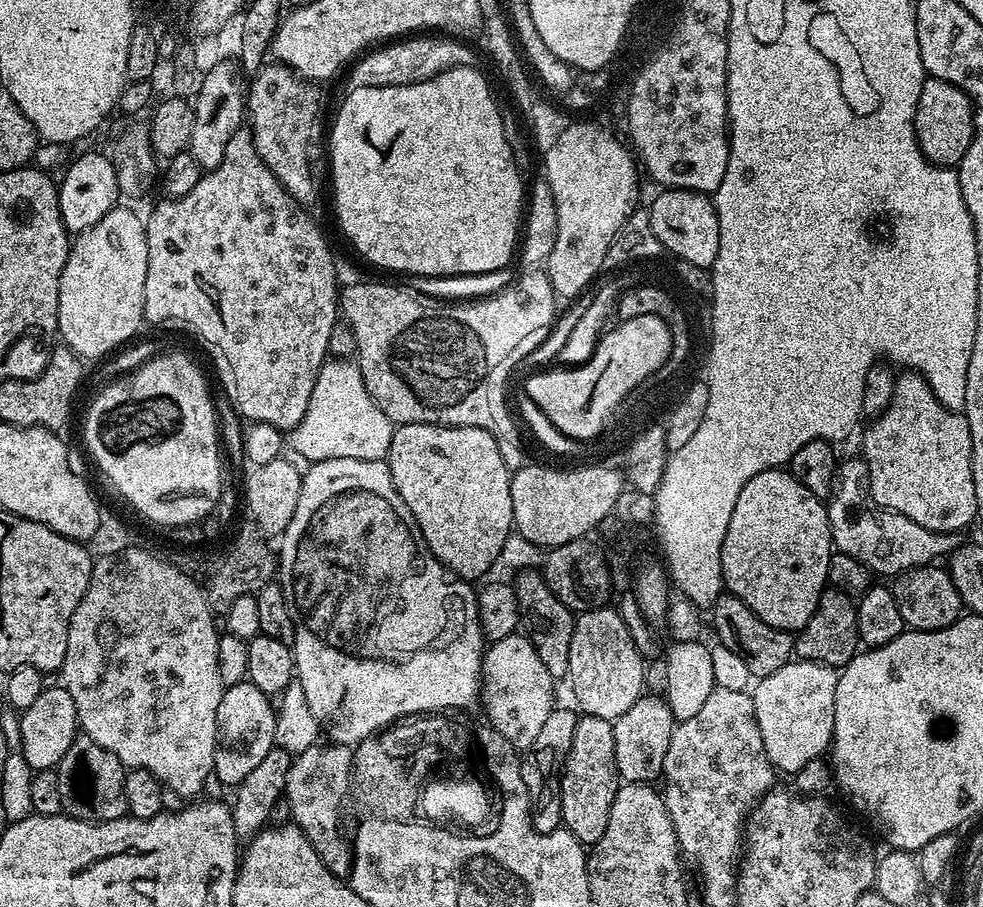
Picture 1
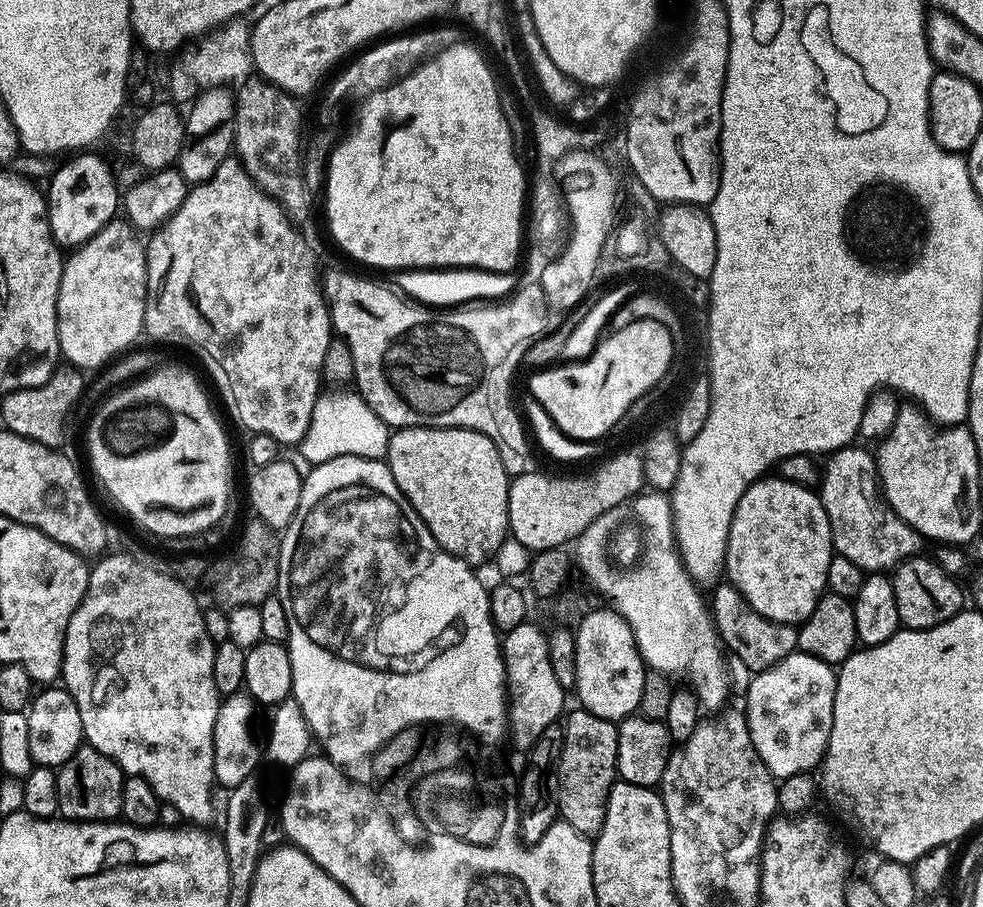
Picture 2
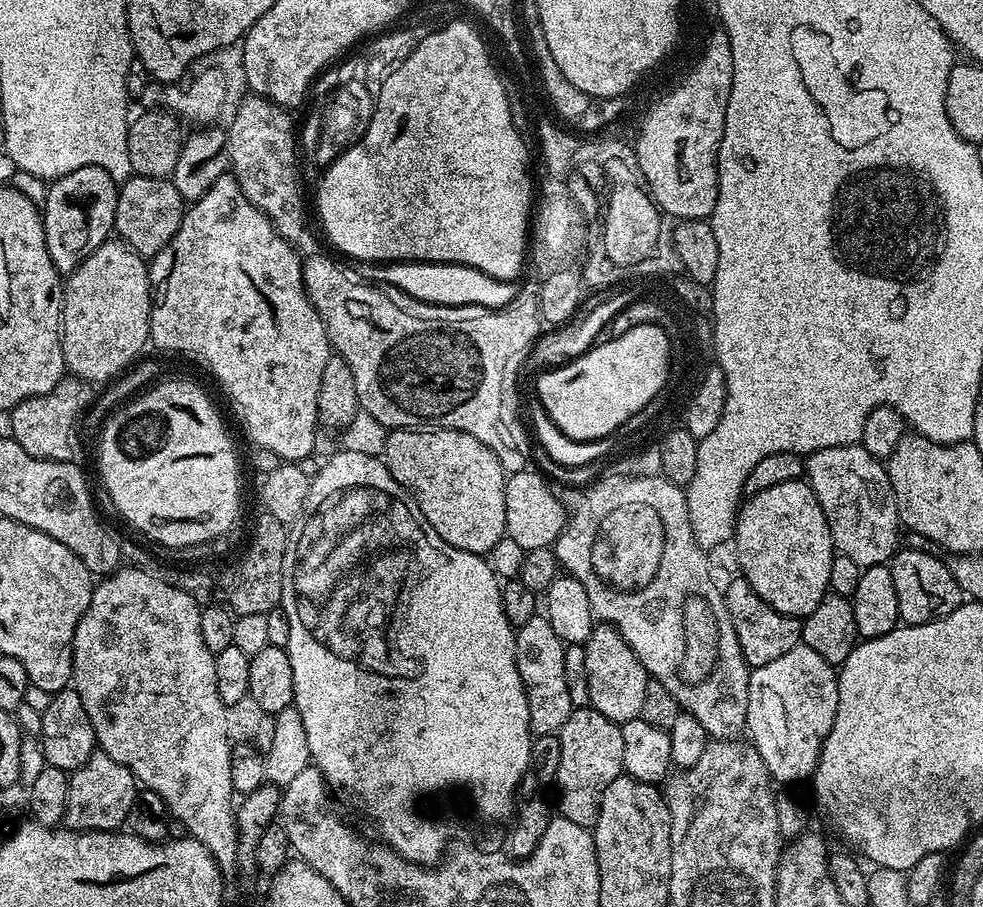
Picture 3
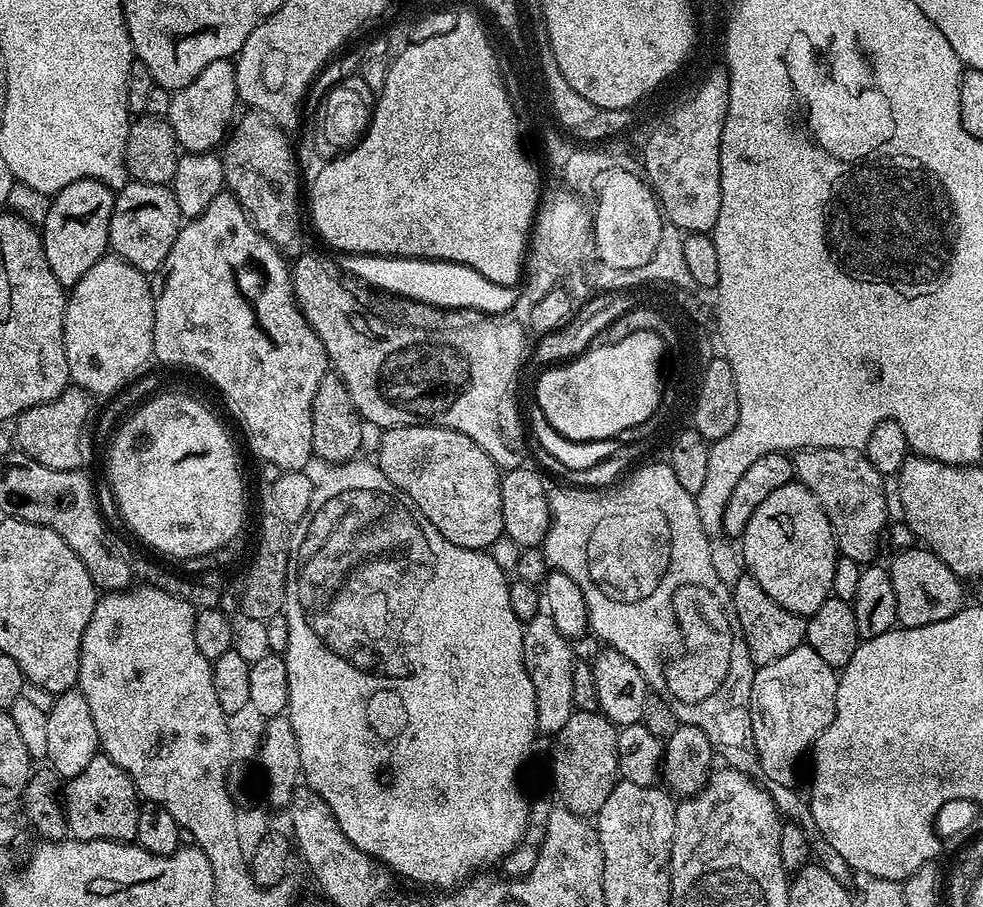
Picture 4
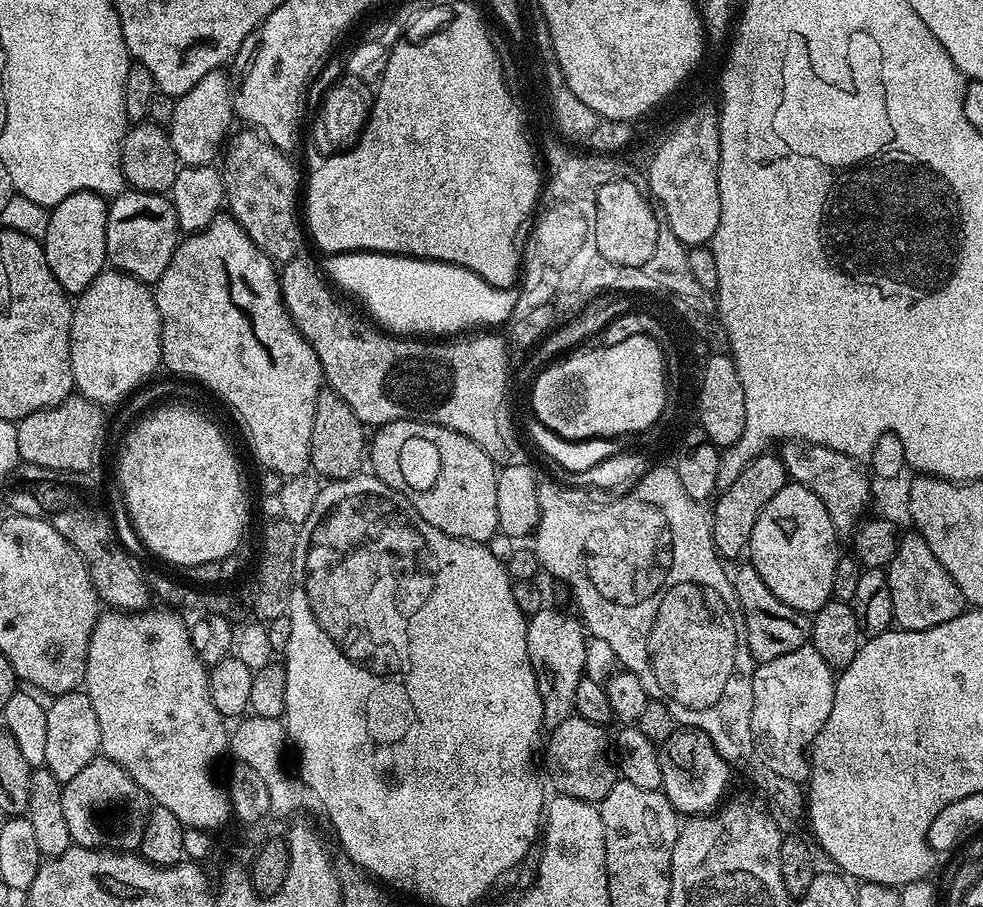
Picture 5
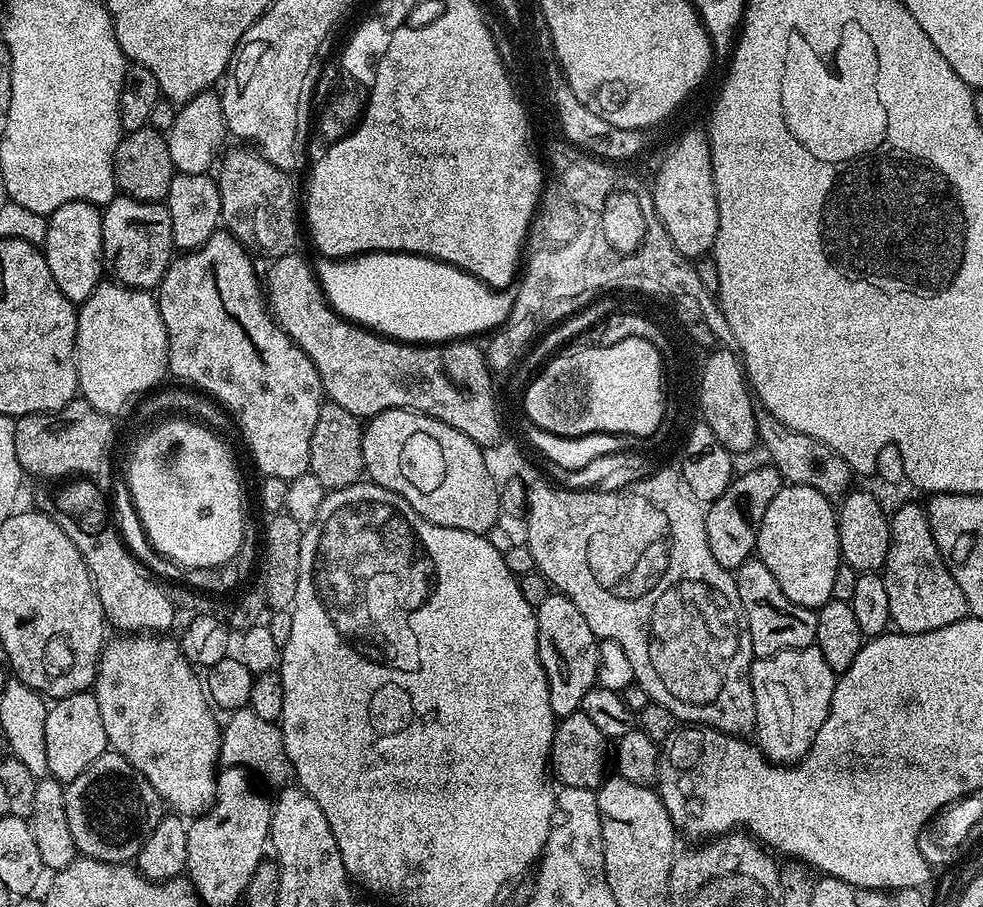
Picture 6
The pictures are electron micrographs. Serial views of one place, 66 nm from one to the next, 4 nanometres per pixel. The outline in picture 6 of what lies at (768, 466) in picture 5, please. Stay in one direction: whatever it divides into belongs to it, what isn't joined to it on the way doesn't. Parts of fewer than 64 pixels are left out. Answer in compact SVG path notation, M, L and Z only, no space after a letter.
M775 467L752 468L741 476L739 473L728 489L707 505L704 514L706 538L710 542L710 554L714 554L718 566L735 570L755 553L756 531L766 514L766 506L774 502L774 494L778 494L781 486L780 472Z

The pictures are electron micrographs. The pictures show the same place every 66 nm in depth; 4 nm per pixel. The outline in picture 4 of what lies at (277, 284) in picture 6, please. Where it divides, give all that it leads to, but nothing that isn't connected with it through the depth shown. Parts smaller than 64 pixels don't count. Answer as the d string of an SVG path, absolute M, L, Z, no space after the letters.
M305 254L291 261L290 271L296 304L318 334L329 365L346 382L361 421L376 424L381 430L407 424L449 428L466 434L466 438L482 446L501 470L519 468L525 463L526 428L521 413L516 413L516 375L520 367L525 367L530 341L524 337L525 325L520 325L515 315L475 312L473 308L445 310L404 300L397 303L400 305L392 316L387 316L383 306L376 304L372 297L375 295L367 287L353 283L337 261L335 264L332 260Z

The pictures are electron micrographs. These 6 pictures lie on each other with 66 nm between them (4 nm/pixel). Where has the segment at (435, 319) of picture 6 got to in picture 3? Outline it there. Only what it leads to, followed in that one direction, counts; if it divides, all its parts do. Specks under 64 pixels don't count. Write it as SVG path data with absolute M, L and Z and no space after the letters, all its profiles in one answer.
M392 262L387 266L380 266L375 279L385 285L400 288L415 300L423 300L425 304L442 304L455 306L458 304L477 304L483 308L505 308L518 295L517 285L511 280L499 280L480 272L476 268L467 268L465 264L430 264L427 262Z

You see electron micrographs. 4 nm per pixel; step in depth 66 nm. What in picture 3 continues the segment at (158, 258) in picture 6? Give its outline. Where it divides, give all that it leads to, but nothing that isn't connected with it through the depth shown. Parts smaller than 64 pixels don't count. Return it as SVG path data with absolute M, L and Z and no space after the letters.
M133 174L119 185L116 207L115 235L145 258L156 256L174 238L186 211L182 194L172 185L171 179L146 178Z

